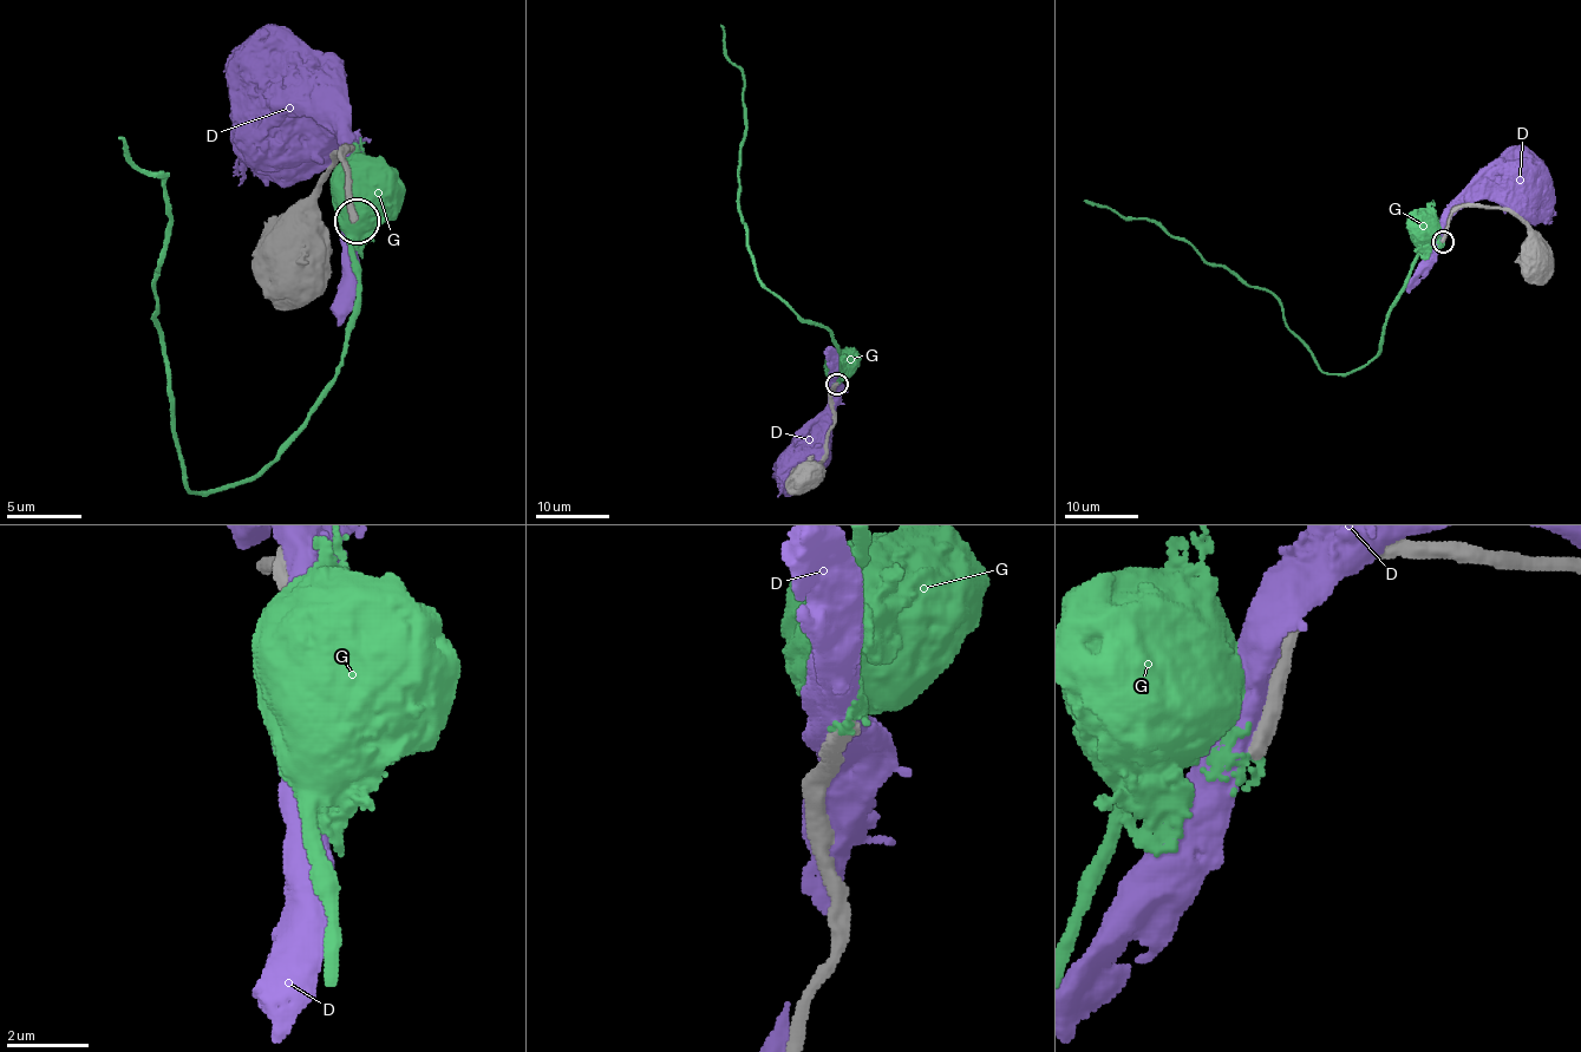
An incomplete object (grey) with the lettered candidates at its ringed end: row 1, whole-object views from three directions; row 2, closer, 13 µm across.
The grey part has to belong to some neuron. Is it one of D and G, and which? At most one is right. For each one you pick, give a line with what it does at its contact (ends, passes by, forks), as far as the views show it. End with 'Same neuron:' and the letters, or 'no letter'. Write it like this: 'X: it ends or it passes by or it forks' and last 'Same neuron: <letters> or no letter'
Same neuron: no letter

